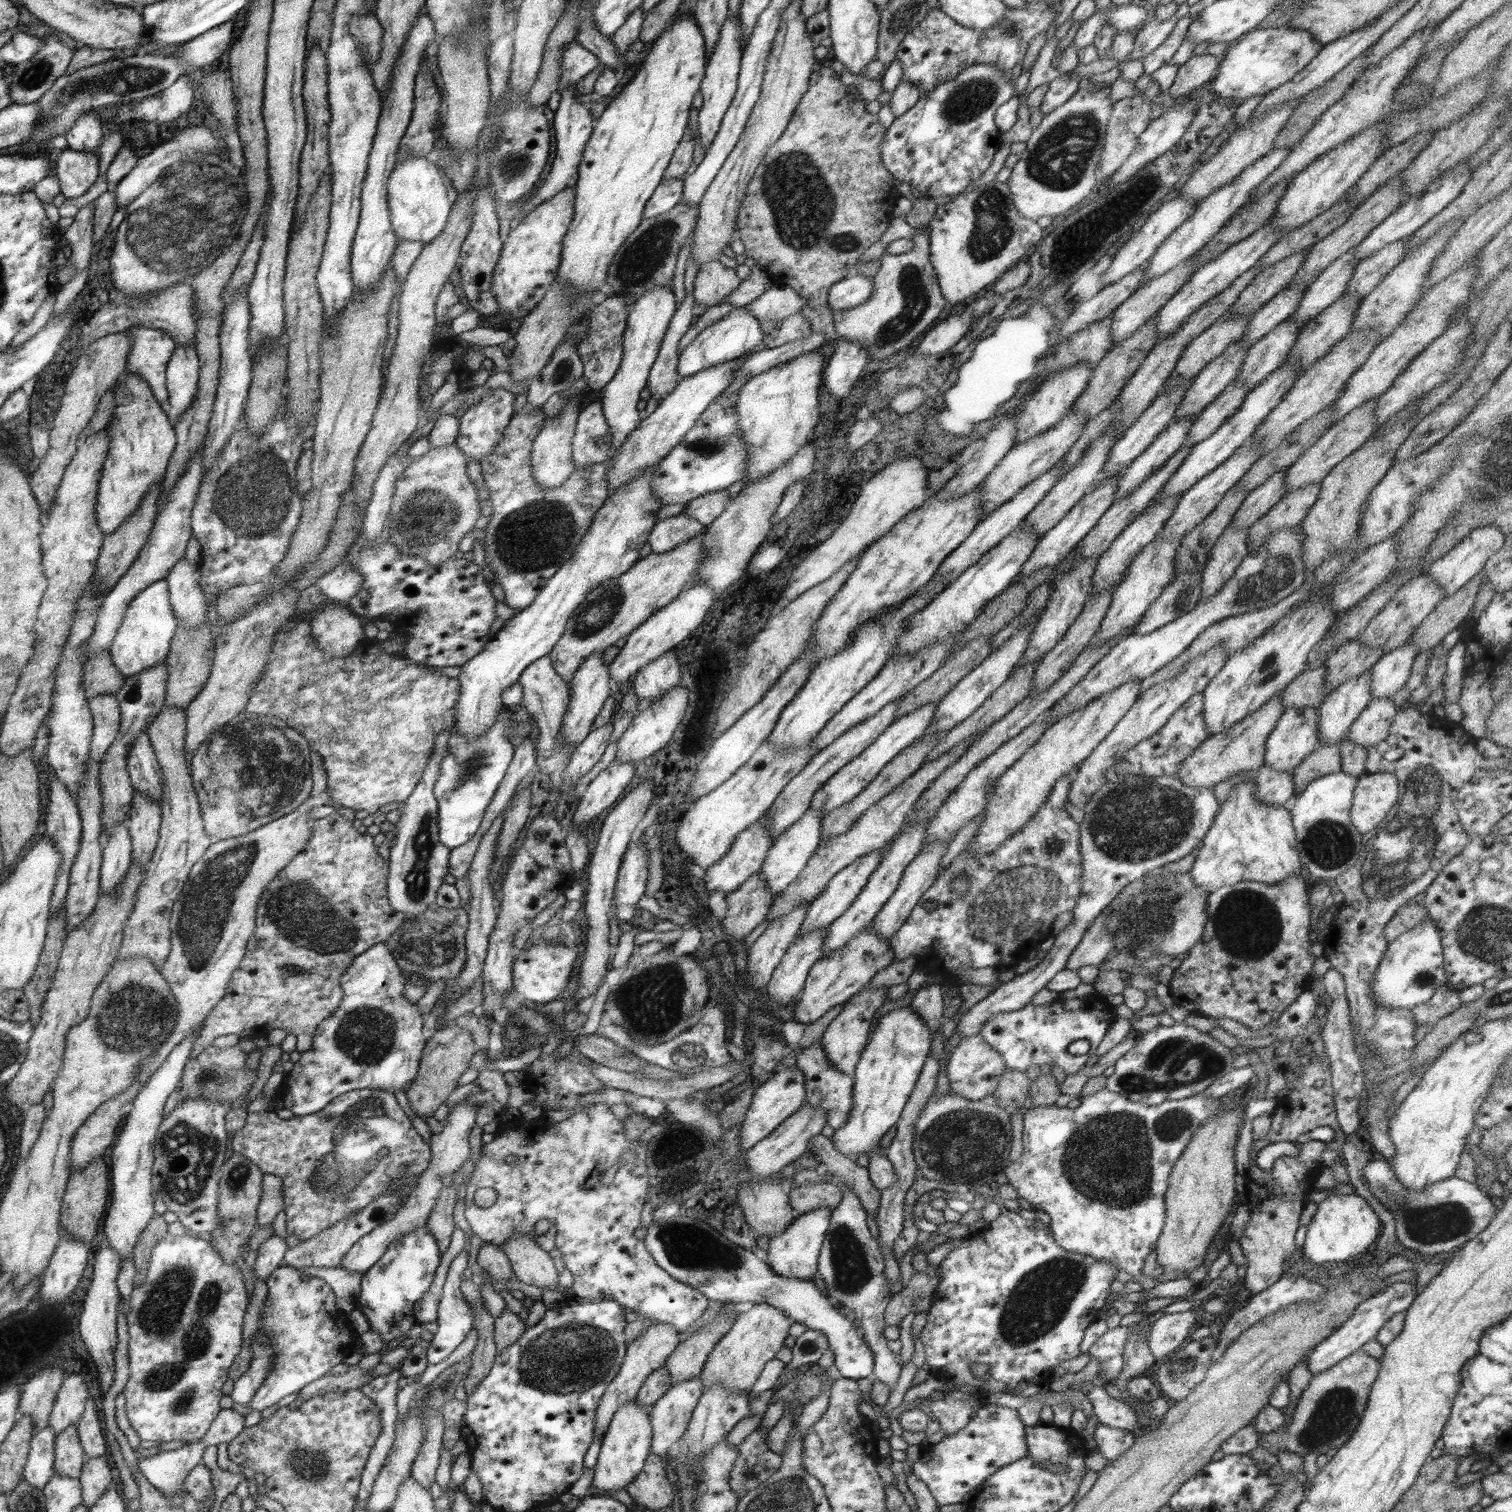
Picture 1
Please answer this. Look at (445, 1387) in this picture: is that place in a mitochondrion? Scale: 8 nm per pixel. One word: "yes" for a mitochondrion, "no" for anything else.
yes

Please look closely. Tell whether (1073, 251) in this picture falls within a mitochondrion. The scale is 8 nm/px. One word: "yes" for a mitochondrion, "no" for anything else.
no

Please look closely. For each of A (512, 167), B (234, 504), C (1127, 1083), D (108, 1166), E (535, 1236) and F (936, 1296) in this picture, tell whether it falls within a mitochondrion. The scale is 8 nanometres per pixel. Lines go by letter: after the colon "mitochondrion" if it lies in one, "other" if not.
A: mitochondrion
B: mitochondrion
C: mitochondrion
D: other
E: other
F: other

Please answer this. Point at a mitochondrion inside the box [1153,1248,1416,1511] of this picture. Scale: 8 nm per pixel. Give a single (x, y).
(1334, 1413)

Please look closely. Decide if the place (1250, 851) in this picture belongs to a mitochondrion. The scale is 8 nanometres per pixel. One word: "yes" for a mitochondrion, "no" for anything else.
no

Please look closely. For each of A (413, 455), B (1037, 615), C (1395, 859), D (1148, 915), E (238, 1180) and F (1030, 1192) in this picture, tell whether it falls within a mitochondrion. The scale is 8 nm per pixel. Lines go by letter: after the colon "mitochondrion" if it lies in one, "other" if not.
A: other
B: other
C: mitochondrion
D: mitochondrion
E: mitochondrion
F: other

